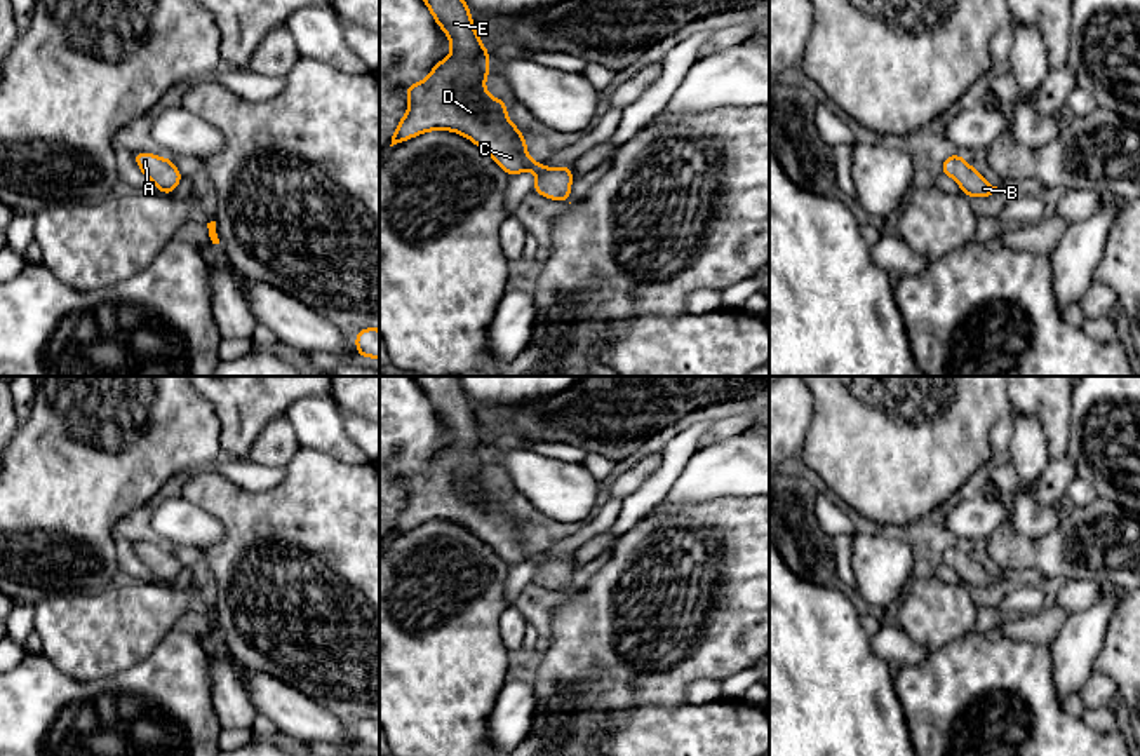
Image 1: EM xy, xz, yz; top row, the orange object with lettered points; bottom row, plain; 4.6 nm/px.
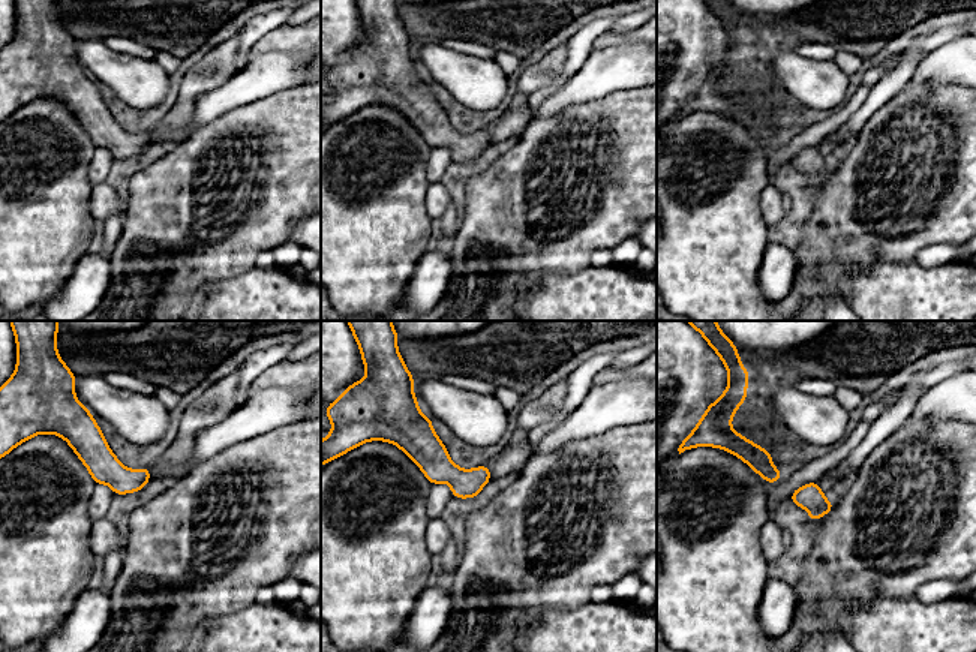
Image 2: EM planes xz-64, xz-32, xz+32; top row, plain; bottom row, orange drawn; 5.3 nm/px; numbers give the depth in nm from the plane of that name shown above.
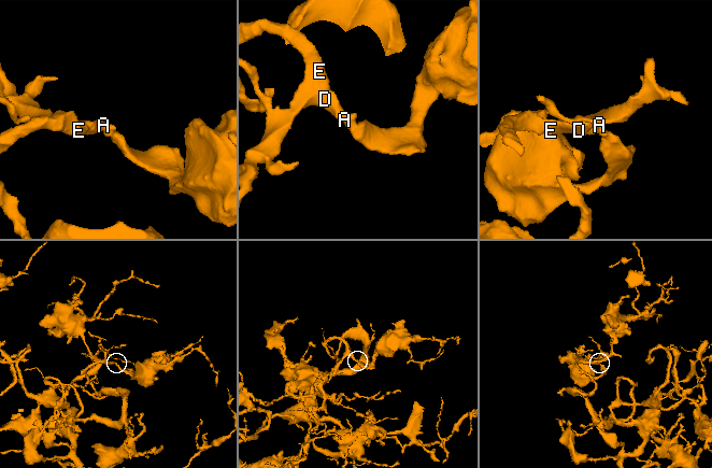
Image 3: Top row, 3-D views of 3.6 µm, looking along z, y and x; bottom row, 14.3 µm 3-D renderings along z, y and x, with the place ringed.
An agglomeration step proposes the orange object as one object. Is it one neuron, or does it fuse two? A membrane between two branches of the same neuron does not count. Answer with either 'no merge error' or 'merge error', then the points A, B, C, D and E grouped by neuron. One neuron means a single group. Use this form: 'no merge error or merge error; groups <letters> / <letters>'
no merge error; groups A B C D E

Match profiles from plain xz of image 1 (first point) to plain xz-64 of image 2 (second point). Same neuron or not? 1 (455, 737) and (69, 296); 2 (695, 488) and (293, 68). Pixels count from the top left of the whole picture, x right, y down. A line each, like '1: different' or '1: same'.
1: different
2: same

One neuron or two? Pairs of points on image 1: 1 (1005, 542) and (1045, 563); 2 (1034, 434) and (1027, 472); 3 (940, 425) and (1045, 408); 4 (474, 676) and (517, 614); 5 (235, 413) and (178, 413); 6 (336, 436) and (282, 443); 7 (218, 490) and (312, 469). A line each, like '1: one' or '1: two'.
1: one
2: one
3: two
4: two
5: two
6: two
7: one

